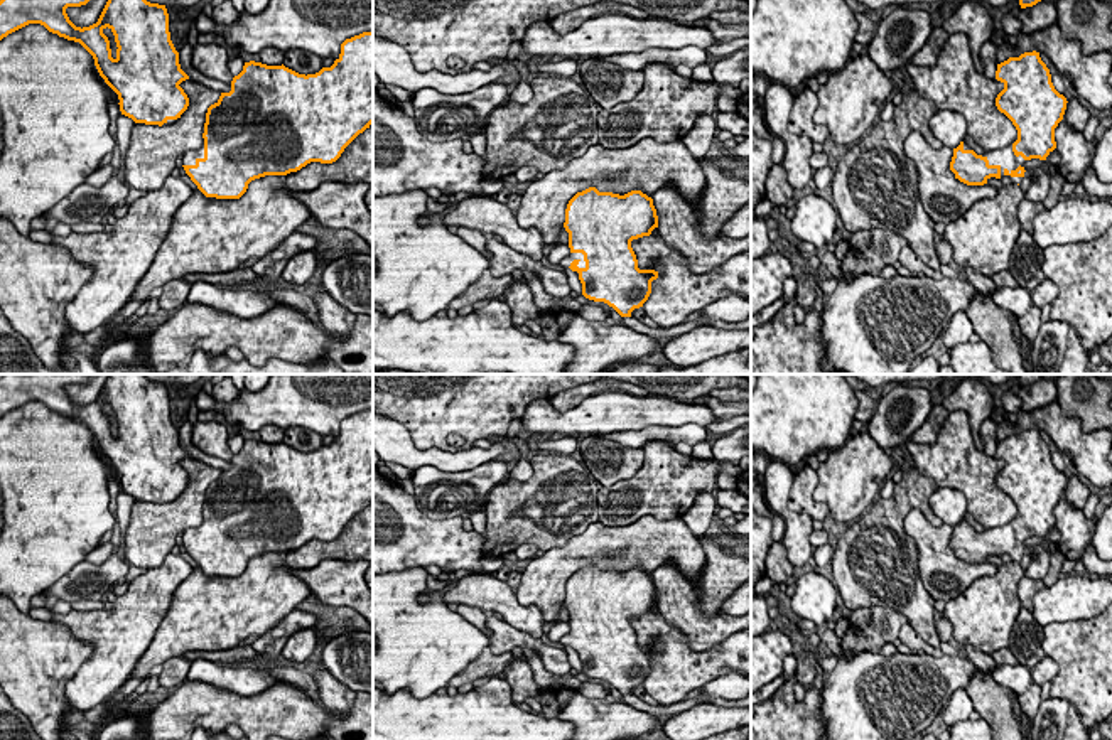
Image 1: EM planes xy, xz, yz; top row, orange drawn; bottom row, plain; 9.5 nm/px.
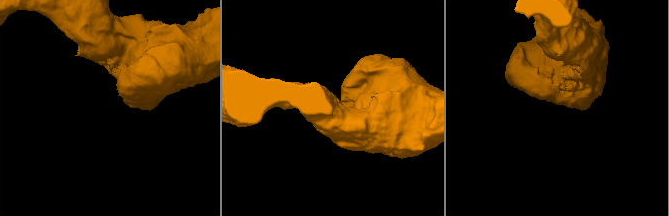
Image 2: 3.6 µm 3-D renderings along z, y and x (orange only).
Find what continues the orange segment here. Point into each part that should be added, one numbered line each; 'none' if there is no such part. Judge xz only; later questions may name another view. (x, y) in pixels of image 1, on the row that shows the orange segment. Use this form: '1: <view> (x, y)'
1: xz (566, 262)

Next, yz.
1: yz (1004, 157)

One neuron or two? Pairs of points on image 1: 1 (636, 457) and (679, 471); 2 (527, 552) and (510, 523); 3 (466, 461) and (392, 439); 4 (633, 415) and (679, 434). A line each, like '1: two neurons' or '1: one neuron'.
1: two neurons
2: two neurons
3: one neuron
4: two neurons

